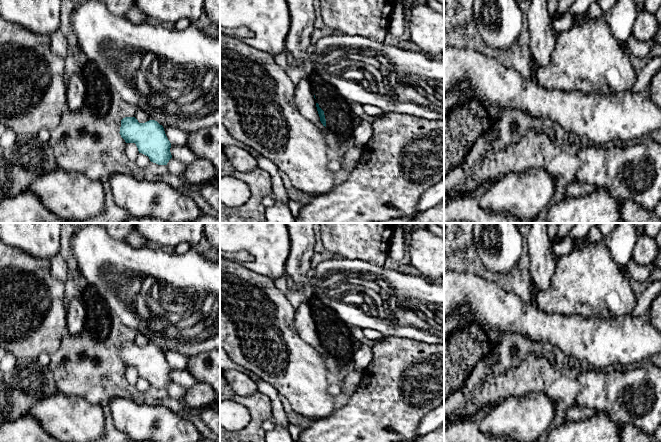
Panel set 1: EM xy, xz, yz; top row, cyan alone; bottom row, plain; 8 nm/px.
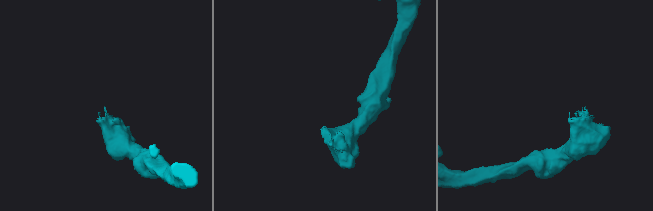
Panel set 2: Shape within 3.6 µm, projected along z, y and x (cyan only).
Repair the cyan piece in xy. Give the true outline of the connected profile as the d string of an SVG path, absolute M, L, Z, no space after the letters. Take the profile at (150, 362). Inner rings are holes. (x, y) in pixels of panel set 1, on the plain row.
M135 341L121 344L120 359L126 367L135 367L139 377L158 389L167 389L172 382L164 352L155 344L139 347Z

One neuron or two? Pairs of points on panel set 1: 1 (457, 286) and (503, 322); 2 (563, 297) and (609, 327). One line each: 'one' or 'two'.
1: one
2: two

